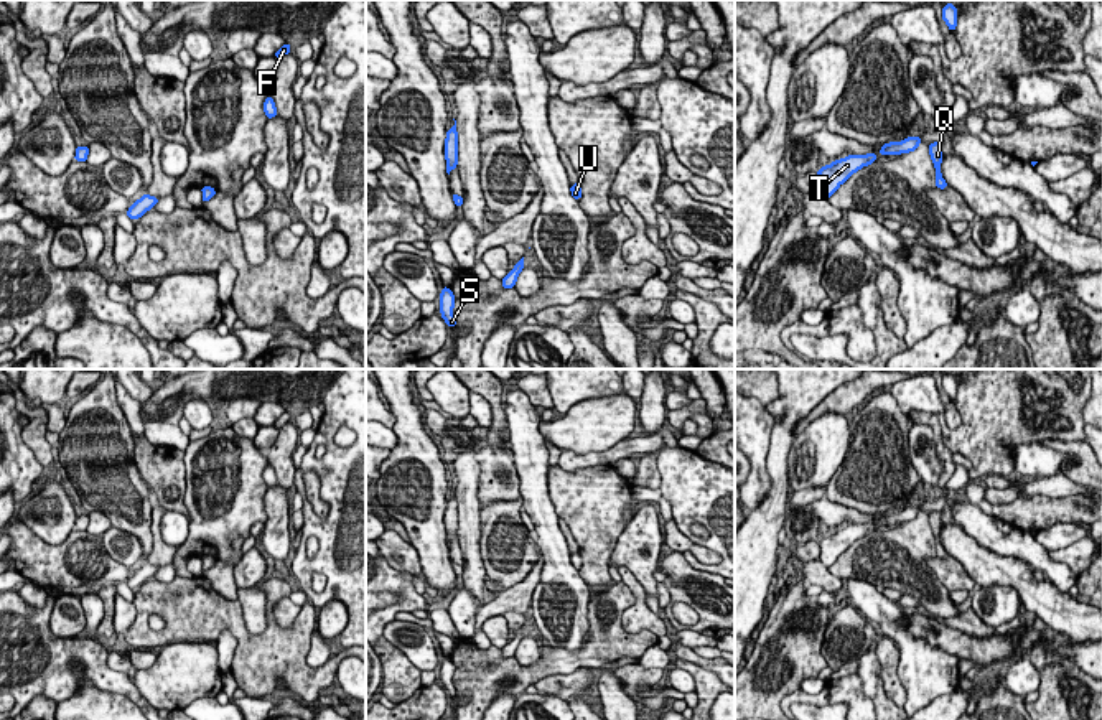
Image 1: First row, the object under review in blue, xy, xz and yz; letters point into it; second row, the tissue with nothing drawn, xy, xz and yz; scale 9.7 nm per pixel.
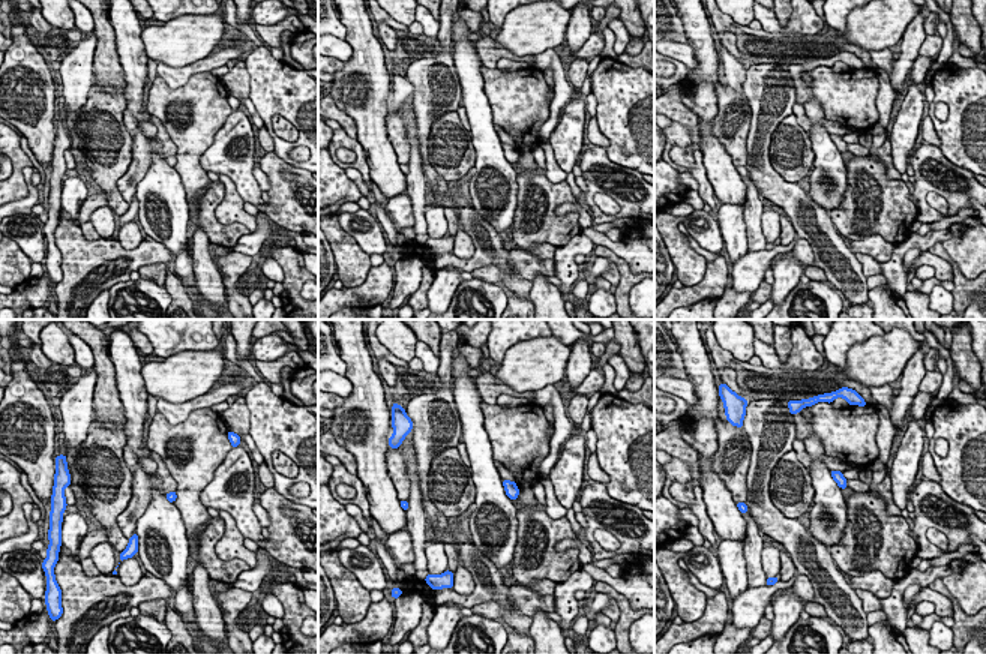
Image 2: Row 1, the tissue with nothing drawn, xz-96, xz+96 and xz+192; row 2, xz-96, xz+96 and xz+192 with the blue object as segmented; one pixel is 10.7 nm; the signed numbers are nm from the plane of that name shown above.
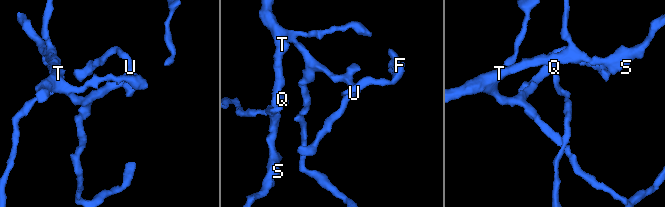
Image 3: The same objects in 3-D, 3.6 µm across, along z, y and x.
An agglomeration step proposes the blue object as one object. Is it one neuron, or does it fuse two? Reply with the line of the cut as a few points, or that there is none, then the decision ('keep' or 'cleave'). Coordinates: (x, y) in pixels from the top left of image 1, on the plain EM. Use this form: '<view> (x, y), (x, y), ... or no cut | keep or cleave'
no cut | keep

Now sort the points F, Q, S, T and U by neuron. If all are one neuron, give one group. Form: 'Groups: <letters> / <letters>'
Groups: F Q S T U

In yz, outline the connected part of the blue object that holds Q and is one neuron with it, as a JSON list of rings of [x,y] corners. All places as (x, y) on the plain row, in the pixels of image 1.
[[[942,509],[931,512],[929,524],[931,524],[934,537],[936,537],[936,555],[944,559],[944,557],[947,557],[947,552],[944,550],[944,547],[941,544],[941,531],[942,531],[941,517],[942,517]]]

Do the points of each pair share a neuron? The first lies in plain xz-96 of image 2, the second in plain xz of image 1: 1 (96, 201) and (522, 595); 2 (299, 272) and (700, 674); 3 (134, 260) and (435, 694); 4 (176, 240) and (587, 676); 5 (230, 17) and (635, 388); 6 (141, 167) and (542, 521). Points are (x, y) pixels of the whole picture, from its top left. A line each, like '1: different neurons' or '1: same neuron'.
1: same neuron
2: same neuron
3: different neurons
4: different neurons
5: same neuron
6: different neurons

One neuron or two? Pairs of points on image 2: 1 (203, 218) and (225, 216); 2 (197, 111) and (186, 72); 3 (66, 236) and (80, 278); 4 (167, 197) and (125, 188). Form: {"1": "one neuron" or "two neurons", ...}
{"1": "two neurons", "2": "two neurons", "3": "one neuron", "4": "two neurons"}

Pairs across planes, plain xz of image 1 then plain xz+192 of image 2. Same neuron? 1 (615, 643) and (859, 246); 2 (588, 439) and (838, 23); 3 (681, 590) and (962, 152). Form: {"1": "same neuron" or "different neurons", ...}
{"1": "different neurons", "2": "different neurons", "3": "different neurons"}

